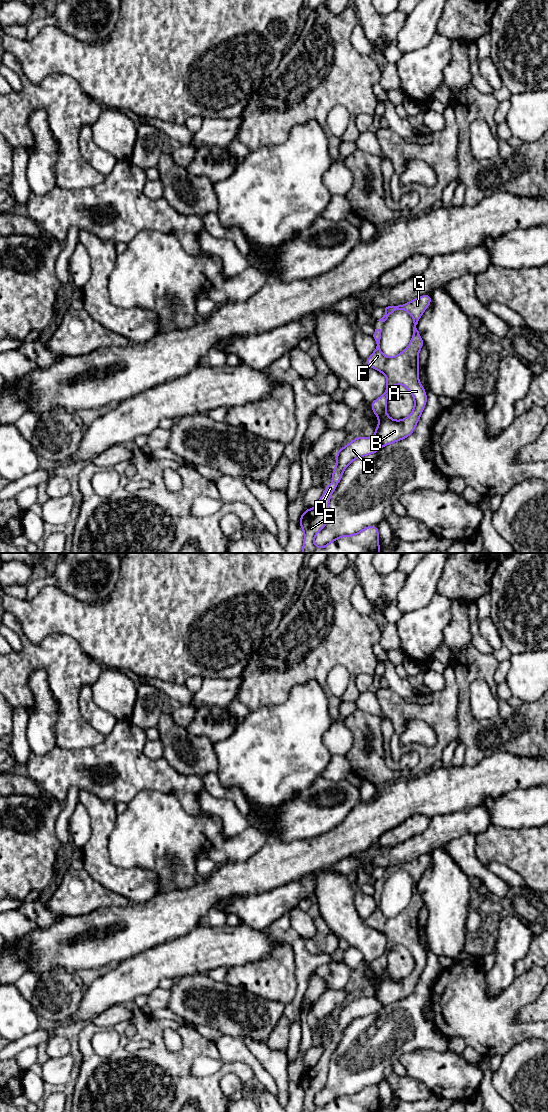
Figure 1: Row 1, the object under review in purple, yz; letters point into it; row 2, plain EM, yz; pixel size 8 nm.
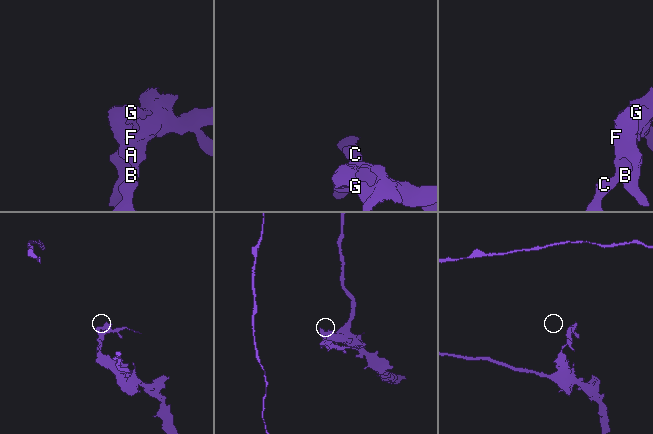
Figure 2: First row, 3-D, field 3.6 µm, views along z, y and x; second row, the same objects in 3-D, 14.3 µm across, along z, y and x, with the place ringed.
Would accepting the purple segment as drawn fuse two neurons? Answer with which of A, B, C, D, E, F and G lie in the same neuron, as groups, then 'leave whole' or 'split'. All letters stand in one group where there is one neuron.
A B F G / C D E | split

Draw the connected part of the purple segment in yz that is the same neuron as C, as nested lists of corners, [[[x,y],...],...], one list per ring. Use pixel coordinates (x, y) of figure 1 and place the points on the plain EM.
[[[356,997],[336,1013],[336,1026],[332,1032],[332,1042],[324,1047],[317,1065],[305,1069],[298,1083],[303,1090],[302,1112],[380,1112],[378,1086],[371,1085],[351,1095],[341,1095],[323,1107],[314,1103],[315,1096],[323,1090],[328,1082],[329,1062],[337,1048],[344,1030],[355,1019],[377,1013],[382,1008],[378,999],[373,997]]]

